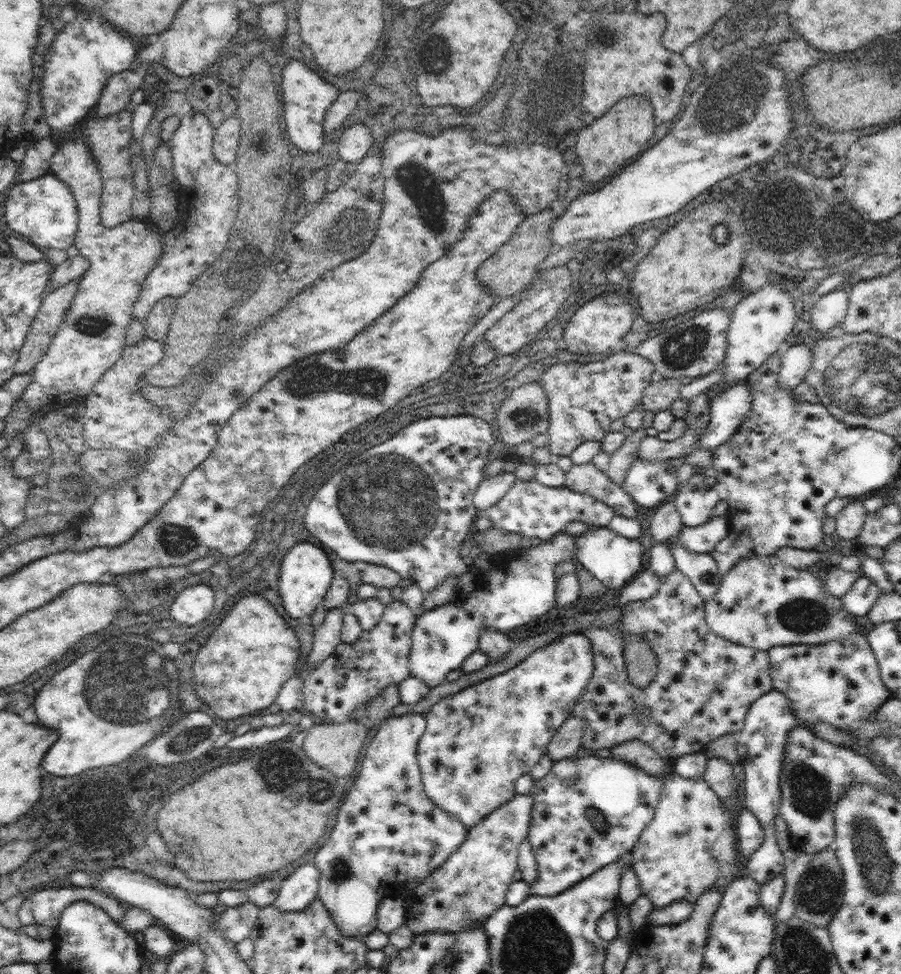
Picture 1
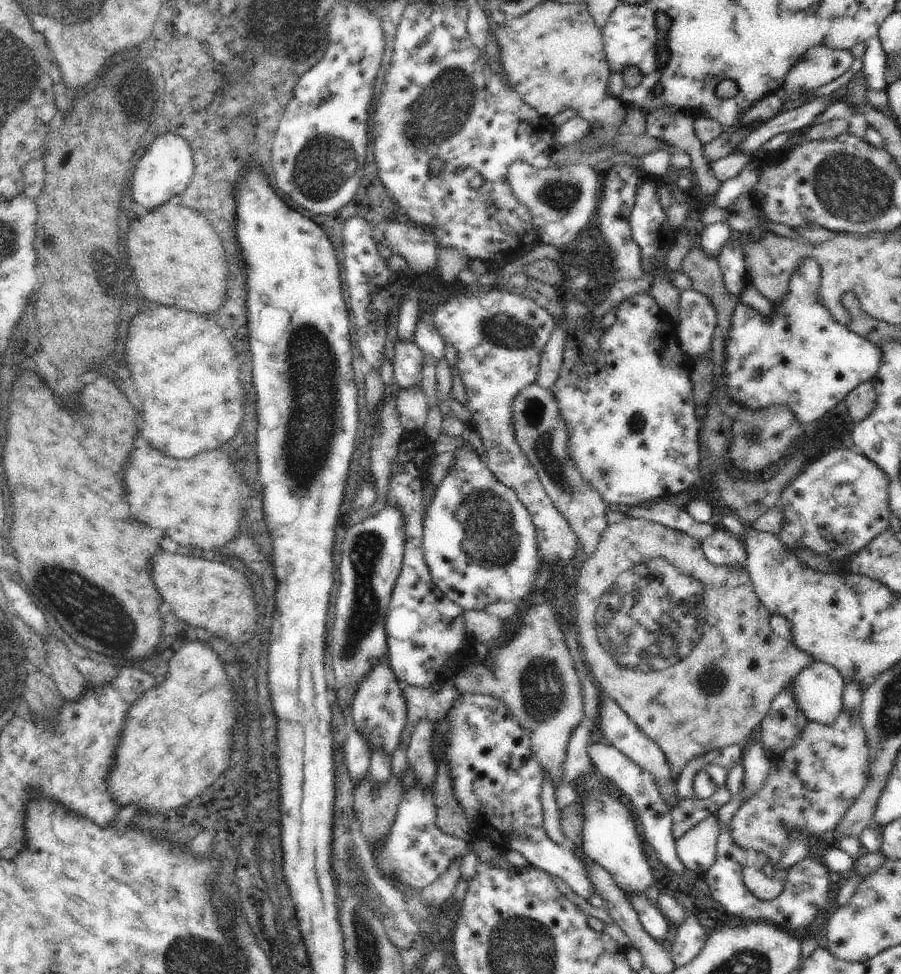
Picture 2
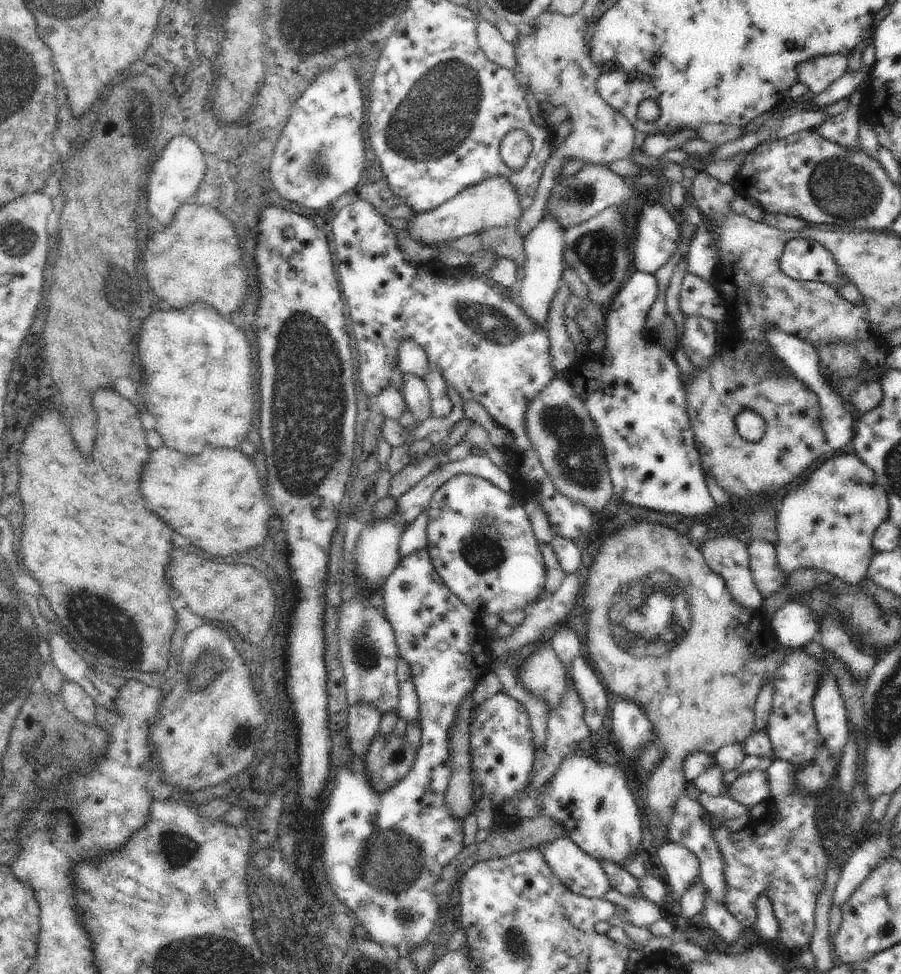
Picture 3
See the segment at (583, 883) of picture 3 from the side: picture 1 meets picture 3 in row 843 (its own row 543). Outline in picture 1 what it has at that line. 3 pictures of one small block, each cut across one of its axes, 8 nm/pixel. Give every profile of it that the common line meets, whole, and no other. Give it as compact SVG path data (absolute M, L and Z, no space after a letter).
M562 531L552 542L542 542L534 548L512 549L507 556L506 578L504 561L496 556L494 568L490 571L490 590L486 575L478 575L472 593L460 605L452 600L419 614L411 634L410 671L411 676L421 678L431 688L441 684L446 676L456 668L461 668L464 660L479 650L478 638L482 630L494 628L498 632L508 633L538 615L548 612L556 604L555 566L558 563L576 559L576 536Z

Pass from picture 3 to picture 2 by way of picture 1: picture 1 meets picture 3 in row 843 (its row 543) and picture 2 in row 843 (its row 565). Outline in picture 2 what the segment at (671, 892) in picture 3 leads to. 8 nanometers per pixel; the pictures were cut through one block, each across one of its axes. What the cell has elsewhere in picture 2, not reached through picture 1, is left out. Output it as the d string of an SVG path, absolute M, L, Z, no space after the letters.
M714 813L675 841L678 858L687 870L702 874L716 862L718 836L720 822L718 814Z

